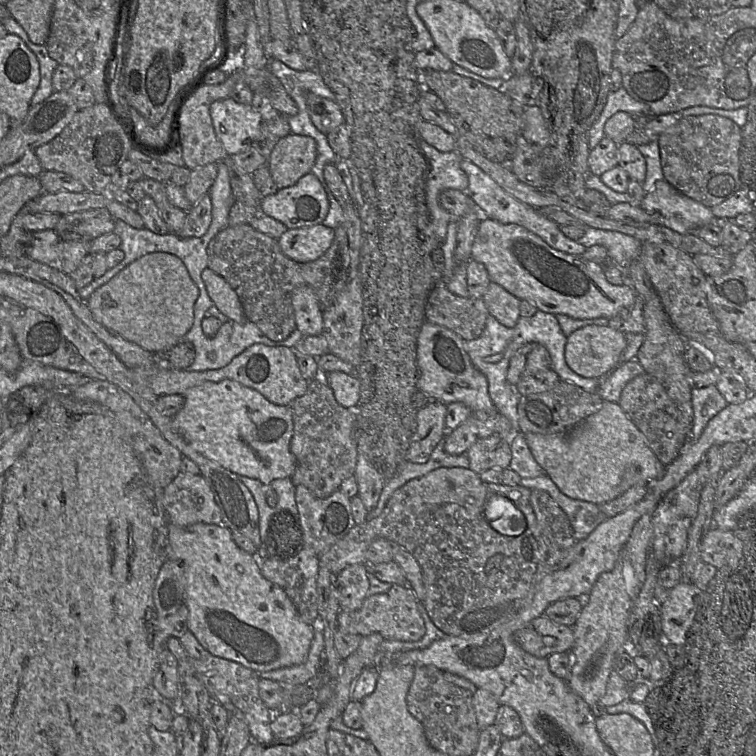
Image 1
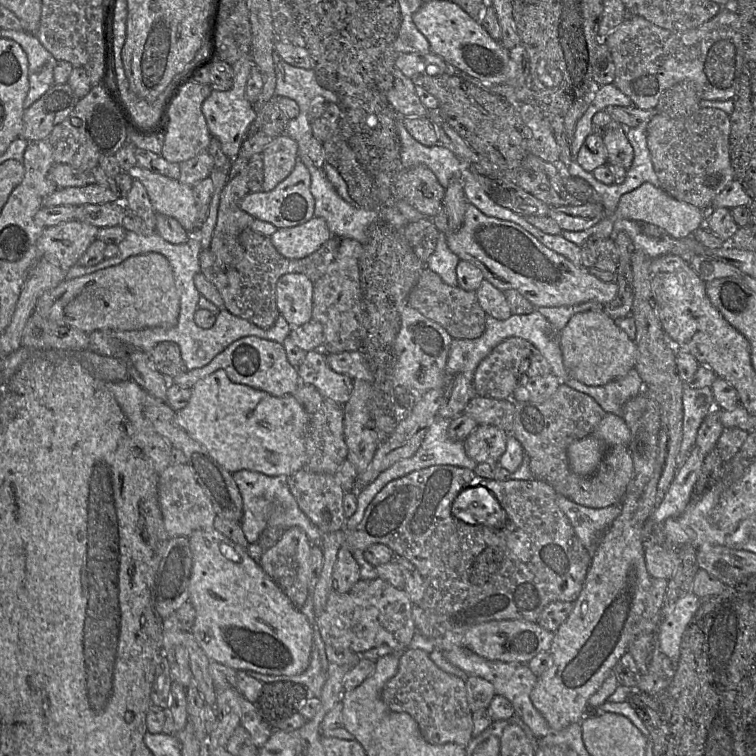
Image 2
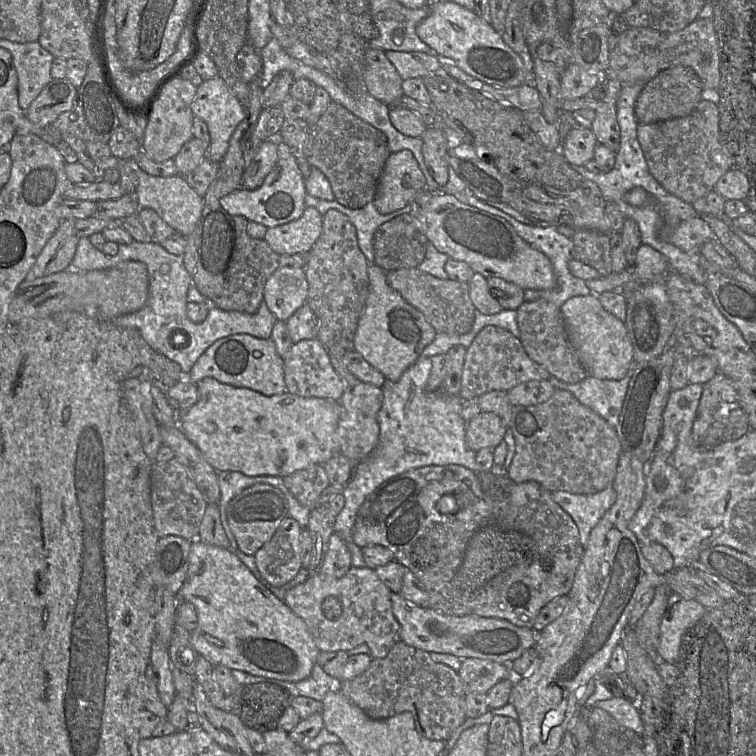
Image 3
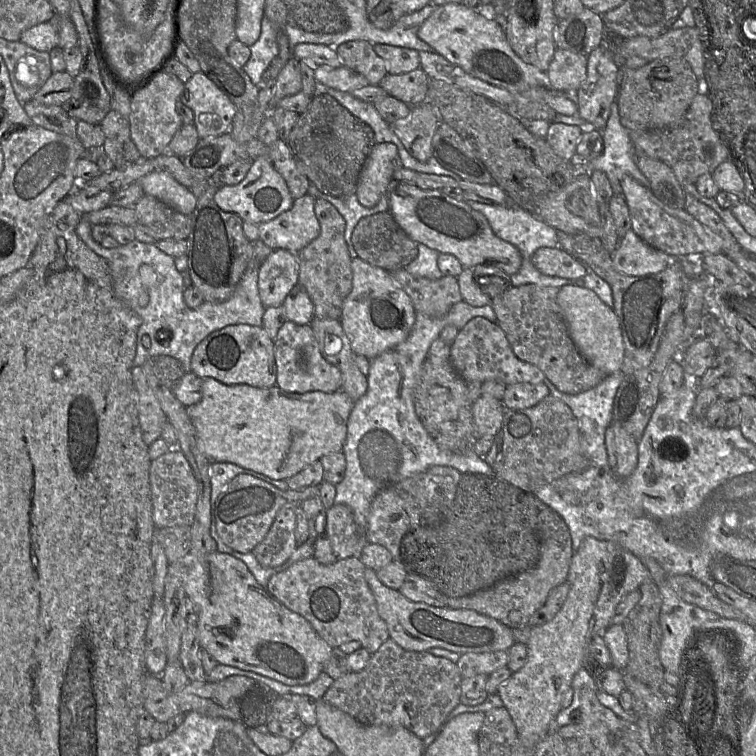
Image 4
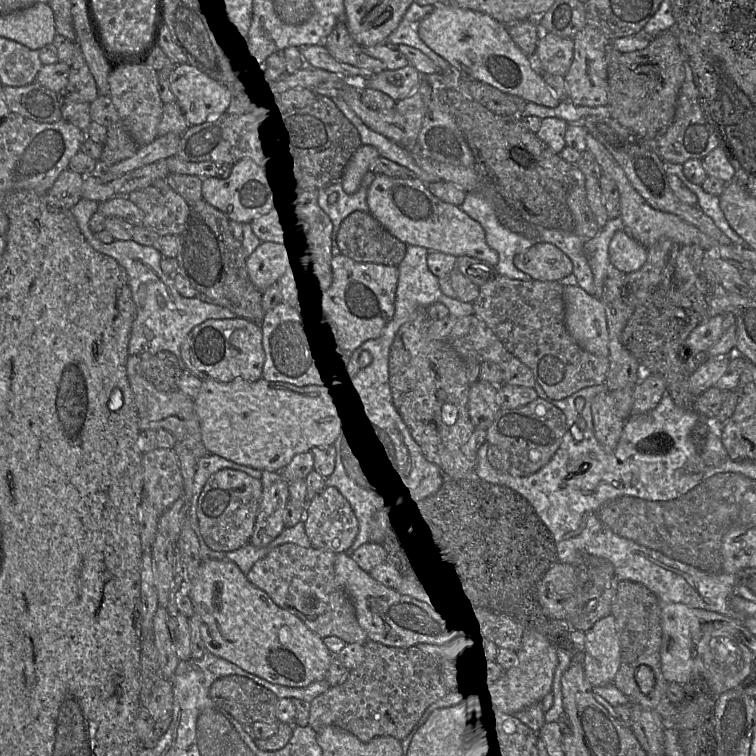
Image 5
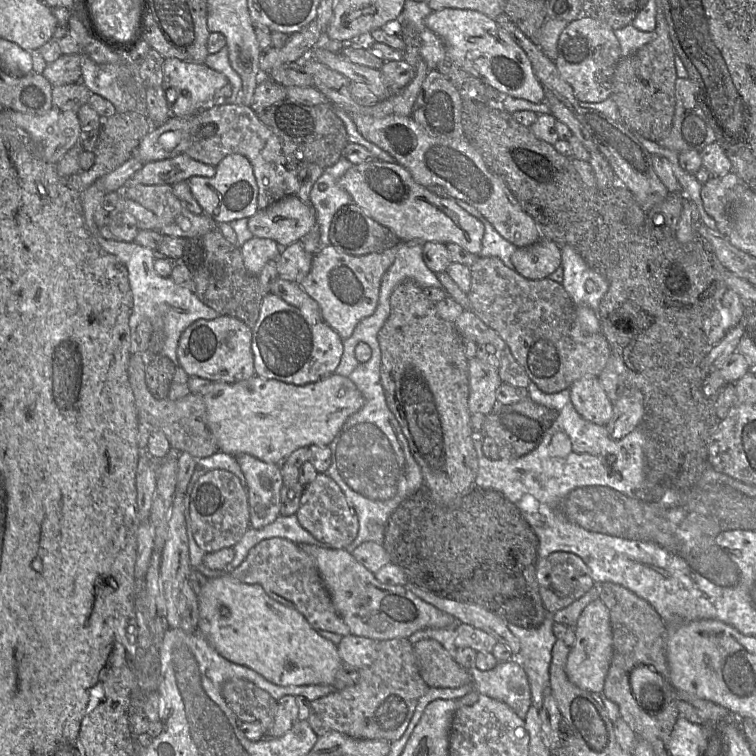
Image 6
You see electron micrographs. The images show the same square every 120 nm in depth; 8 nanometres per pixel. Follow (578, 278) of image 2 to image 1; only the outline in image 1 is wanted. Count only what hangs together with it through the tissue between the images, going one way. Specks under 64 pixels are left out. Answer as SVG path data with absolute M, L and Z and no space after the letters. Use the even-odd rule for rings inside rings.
M491 218L481 221L471 259L484 264L491 282L549 314L564 314L580 320L609 319L636 301L637 294L632 287L625 283L612 285L607 281L603 265L553 249L517 224L501 224Z

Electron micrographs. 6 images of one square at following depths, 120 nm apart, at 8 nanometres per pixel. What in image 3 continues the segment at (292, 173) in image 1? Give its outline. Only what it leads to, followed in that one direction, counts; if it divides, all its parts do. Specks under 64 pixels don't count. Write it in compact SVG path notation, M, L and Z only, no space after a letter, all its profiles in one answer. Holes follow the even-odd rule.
M275 139L263 141L242 176L242 188L254 190L259 188L266 177L276 169L279 142Z

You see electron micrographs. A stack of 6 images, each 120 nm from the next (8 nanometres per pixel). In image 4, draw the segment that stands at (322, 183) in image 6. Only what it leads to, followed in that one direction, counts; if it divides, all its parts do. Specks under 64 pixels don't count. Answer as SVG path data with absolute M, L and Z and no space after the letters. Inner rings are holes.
M322 194L321 198L330 203L345 221L344 239L348 246L350 257L358 258L353 248L351 236L352 232L360 219L376 213L385 212L388 210L387 194L384 195L378 204L374 207L367 208L359 203L355 194L344 197L332 197L330 195Z

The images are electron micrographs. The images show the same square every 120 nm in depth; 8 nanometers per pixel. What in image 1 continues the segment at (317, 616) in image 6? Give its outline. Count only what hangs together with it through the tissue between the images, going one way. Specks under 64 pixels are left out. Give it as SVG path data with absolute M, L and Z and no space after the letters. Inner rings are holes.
M395 585L385 593L368 595L357 610L340 609L337 630L363 637L379 633L384 640L419 641L425 634L425 625L419 612L419 601L408 585Z

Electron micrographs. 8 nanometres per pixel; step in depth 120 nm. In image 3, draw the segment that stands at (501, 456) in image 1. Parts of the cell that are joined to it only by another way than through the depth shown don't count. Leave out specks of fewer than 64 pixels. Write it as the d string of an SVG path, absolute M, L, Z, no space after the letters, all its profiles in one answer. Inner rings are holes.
M479 412L468 422L466 443L475 452L486 447L495 448L503 441L506 429L498 415Z

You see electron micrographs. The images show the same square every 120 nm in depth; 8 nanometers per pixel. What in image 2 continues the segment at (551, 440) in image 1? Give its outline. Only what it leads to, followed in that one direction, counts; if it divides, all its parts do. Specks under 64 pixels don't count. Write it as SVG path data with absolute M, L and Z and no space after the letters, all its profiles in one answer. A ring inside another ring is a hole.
M606 413L590 435L568 446L570 470L580 476L592 475L610 448L616 445L628 446L630 438L631 432L623 417Z

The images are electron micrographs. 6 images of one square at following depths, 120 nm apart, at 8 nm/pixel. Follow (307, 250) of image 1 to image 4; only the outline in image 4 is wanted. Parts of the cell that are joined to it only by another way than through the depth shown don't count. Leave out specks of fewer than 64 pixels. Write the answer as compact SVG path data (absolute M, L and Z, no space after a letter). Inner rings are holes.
M312 196L294 200L292 207L271 221L258 226L259 240L272 250L284 249L297 254L320 233Z

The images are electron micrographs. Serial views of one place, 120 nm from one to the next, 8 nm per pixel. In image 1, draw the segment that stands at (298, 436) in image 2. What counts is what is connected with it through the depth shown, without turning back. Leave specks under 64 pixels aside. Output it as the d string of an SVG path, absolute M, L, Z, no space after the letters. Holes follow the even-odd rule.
M224 379L206 381L188 389L184 405L173 418L173 423L182 437L206 458L220 464L238 476L245 476L268 484L273 480L291 478L296 469L296 460L290 451L294 433L293 415L290 406L279 406L268 401L258 391L240 383Z

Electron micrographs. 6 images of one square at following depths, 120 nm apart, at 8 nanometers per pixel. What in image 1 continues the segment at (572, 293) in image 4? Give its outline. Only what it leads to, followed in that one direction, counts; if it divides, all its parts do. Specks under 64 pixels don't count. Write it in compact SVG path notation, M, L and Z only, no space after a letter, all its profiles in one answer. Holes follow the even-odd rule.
M587 325L567 337L565 361L579 376L599 378L620 363L625 347L623 333L609 326Z

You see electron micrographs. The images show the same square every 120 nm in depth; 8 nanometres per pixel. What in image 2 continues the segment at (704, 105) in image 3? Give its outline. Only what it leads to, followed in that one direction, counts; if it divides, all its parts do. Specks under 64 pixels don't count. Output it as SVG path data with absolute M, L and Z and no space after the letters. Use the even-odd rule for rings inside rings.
M700 108L681 118L657 113L646 127L647 145L661 188L678 201L704 210L733 180L729 137L731 125L727 113L717 108Z

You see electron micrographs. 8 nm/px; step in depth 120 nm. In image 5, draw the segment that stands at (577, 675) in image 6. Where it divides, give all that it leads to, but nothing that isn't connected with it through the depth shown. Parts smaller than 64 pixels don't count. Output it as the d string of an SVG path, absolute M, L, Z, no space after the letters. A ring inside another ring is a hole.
M612 614L585 632L583 669L592 686L612 683L620 666L620 642Z

